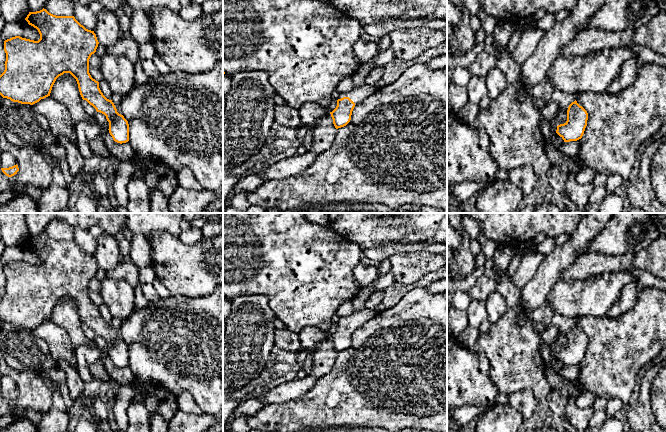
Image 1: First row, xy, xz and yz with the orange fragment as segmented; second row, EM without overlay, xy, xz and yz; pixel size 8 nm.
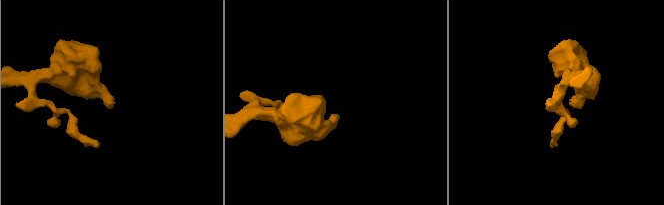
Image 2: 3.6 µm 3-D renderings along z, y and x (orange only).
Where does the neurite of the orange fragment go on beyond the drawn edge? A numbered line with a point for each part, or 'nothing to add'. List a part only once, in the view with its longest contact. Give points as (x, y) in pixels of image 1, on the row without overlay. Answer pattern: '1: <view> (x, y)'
1: xz (358, 318)

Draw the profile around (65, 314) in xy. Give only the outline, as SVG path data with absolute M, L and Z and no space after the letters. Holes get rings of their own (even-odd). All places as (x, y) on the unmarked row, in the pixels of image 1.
M64 297L56 303L50 321L67 332L74 351L81 345L95 347L94 339L88 339L84 334L77 305L70 297Z

